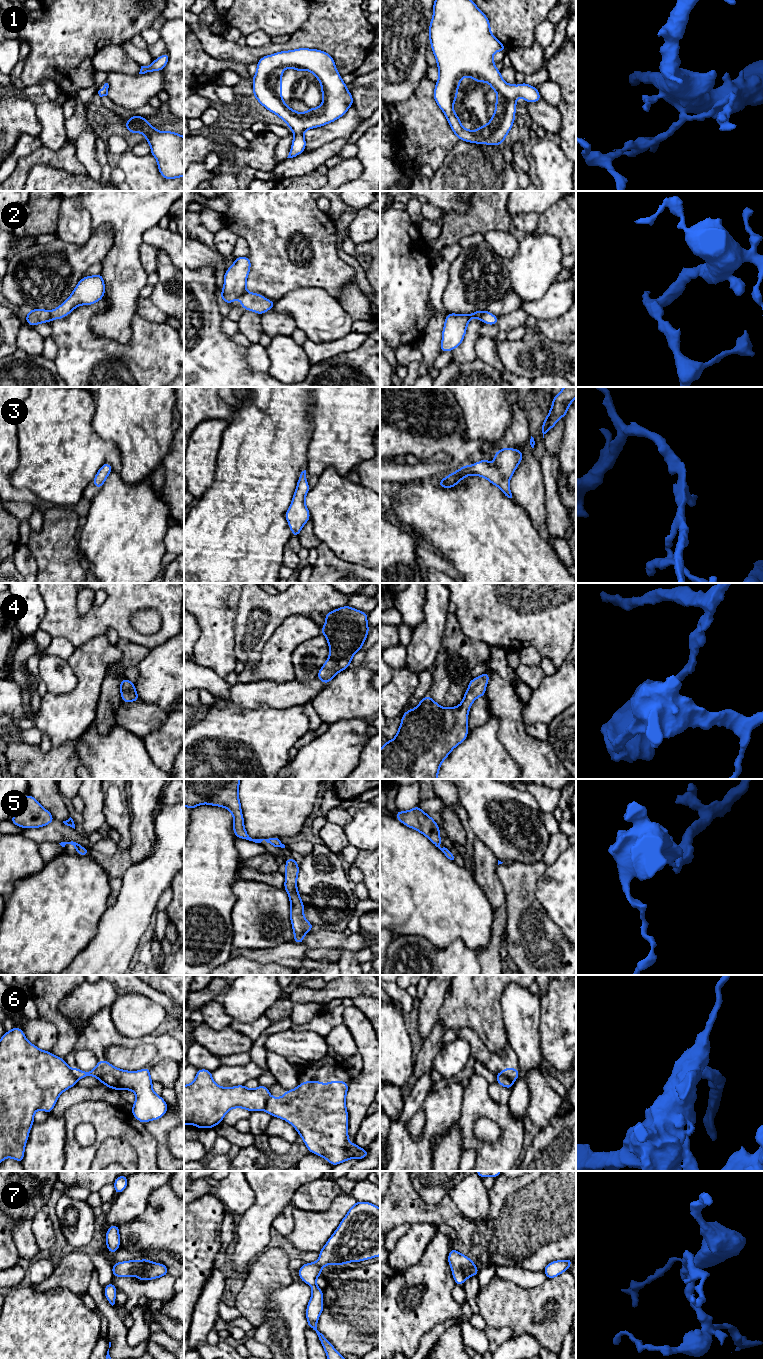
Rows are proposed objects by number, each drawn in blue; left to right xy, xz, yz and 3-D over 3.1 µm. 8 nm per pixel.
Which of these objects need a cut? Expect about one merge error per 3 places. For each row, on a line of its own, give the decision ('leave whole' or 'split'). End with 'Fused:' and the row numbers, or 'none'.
1: leave whole
2: split
3: leave whole
4: leave whole
5: leave whole
6: split
7: leave whole
Fused: 2, 6

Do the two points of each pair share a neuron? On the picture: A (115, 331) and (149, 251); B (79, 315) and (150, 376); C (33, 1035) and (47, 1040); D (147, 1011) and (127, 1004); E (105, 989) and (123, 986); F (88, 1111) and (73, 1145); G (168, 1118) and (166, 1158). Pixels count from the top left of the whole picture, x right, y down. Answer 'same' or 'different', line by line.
A: different
B: same
C: same
D: same
E: different
F: same
G: same

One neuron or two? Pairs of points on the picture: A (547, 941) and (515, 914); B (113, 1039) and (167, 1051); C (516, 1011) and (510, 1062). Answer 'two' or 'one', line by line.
A: one
B: one
C: two

